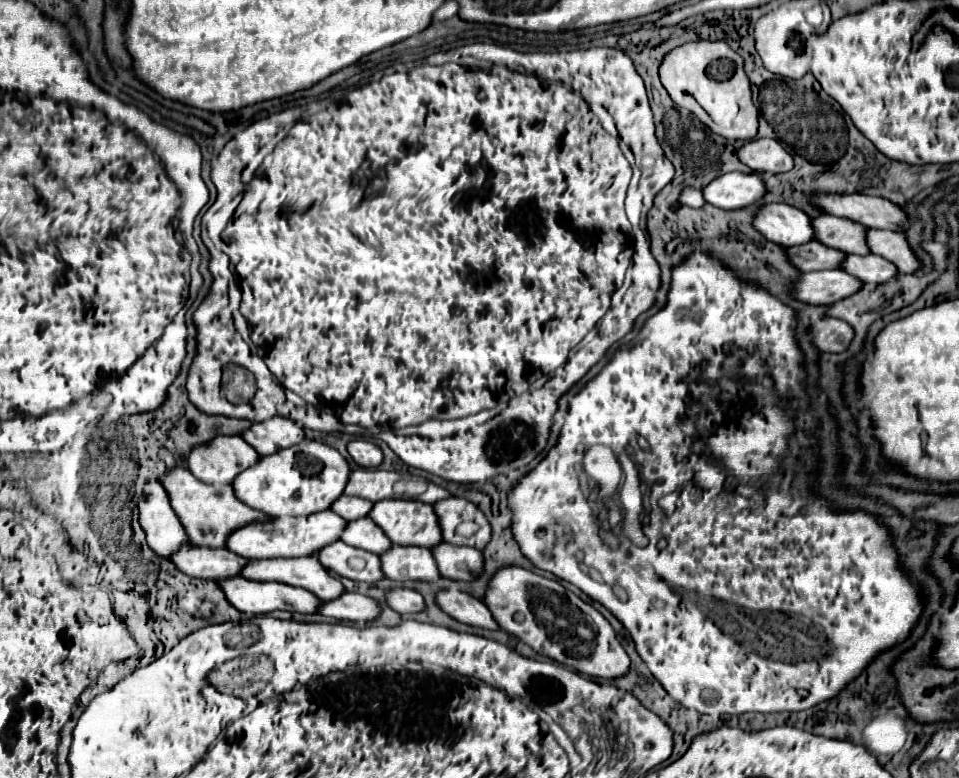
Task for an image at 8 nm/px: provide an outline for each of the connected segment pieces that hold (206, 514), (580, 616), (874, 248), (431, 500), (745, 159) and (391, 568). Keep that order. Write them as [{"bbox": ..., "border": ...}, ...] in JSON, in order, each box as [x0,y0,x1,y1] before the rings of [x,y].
[{"bbox":[161,466,267,548],"border":[[[179,466],[179,468],[169,470],[167,474],[163,474],[161,484],[167,490],[171,506],[175,510],[177,518],[181,520],[189,540],[199,544],[199,546],[225,548],[225,540],[235,528],[241,528],[241,526],[245,526],[245,524],[249,524],[253,520],[267,520],[267,516],[263,512],[253,510],[247,504],[243,504],[235,496],[233,486],[199,482],[185,466]]]},{"bbox":[483,566,631,678],"border":[[[505,566],[489,580],[483,602],[501,630],[517,636],[535,652],[559,664],[597,678],[617,678],[629,672],[631,660],[615,638],[611,624],[591,604],[565,590],[557,580],[549,580],[521,566]]]},{"bbox":[867,230,921,274],"border":[[[867,230],[867,246],[871,246],[871,254],[887,258],[891,264],[895,264],[901,274],[913,274],[921,266],[901,232]]]},{"bbox":[419,482,451,504],"border":[[[429,482],[429,488],[419,496],[419,500],[421,500],[421,502],[427,502],[427,504],[435,504],[437,500],[443,500],[443,498],[449,498],[449,496],[451,496],[451,494],[449,494],[445,488]]]},{"bbox":[737,138,793,172],"border":[[[757,138],[737,150],[739,160],[753,172],[789,172],[793,158],[775,138]]]},{"bbox":[379,546,439,582],"border":[[[391,546],[391,550],[379,556],[383,564],[385,578],[393,582],[403,580],[435,580],[439,578],[439,570],[431,556],[431,550],[423,550],[419,546]]]}]

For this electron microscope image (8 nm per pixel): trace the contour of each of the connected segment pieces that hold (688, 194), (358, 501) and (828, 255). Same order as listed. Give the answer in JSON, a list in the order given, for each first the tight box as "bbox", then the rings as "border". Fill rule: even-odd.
[{"bbox":[679,186,705,208],"border":[[[685,186],[685,188],[681,190],[679,202],[683,205],[689,205],[693,208],[701,208],[701,206],[705,204],[701,190],[695,190],[695,188],[691,188],[691,186]]]},{"bbox":[331,494,371,520],"border":[[[341,494],[337,498],[337,502],[331,504],[331,510],[335,514],[339,514],[343,520],[355,520],[355,518],[363,518],[363,516],[369,514],[371,502],[367,502],[365,498],[355,498],[355,496]]]},{"bbox":[787,242,847,272],"border":[[[807,242],[801,246],[791,246],[787,248],[787,256],[791,266],[799,266],[803,272],[815,272],[815,270],[829,270],[837,268],[847,254],[821,246],[819,242]]]}]

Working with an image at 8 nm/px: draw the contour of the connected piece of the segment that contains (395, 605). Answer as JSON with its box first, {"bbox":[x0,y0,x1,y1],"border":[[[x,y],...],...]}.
{"bbox":[385,586,425,614],"border":[[[395,586],[385,592],[385,604],[399,614],[415,614],[425,608],[423,596],[411,588]]]}

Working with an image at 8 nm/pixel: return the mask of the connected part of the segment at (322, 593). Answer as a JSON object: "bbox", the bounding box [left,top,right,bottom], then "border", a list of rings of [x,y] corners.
{"bbox":[243,558,345,602],"border":[[[261,558],[259,562],[247,560],[247,570],[243,570],[243,578],[299,586],[313,592],[323,602],[333,600],[345,592],[343,584],[337,578],[333,578],[317,562],[317,558]]]}

